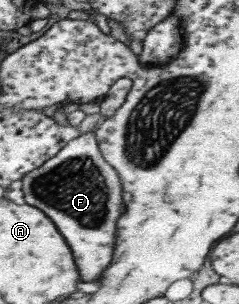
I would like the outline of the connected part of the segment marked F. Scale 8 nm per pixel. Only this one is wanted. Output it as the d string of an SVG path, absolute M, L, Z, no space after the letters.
M97 127L69 142L61 152L22 180L26 202L47 210L75 250L83 280L95 282L111 266L117 244L117 220L127 212L123 184L115 167L107 162L95 134Z

